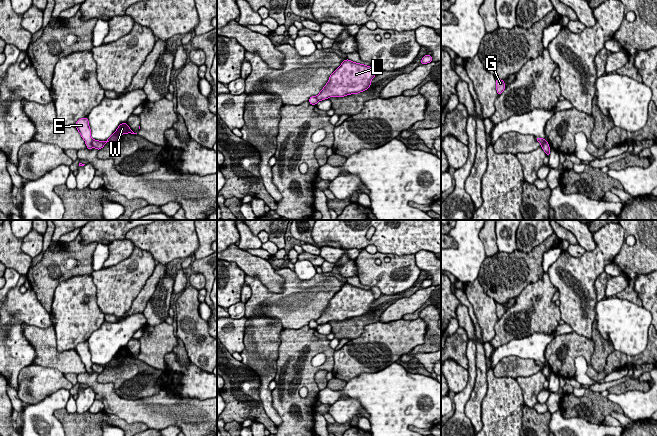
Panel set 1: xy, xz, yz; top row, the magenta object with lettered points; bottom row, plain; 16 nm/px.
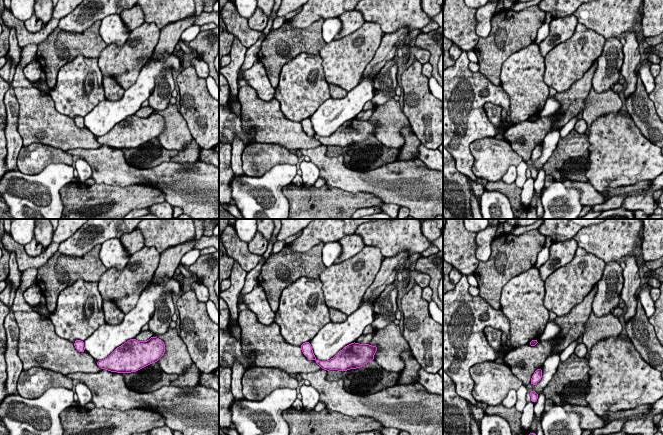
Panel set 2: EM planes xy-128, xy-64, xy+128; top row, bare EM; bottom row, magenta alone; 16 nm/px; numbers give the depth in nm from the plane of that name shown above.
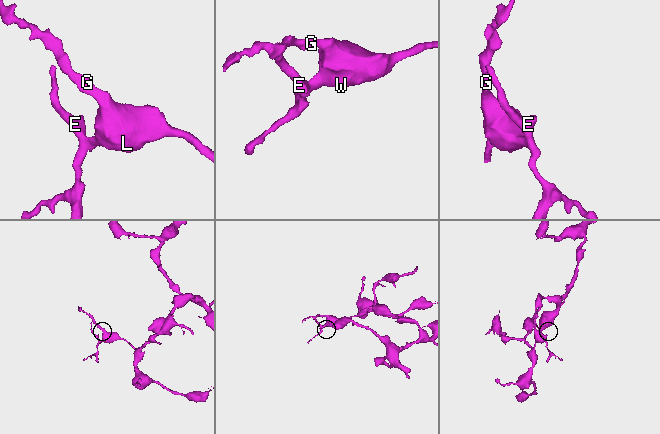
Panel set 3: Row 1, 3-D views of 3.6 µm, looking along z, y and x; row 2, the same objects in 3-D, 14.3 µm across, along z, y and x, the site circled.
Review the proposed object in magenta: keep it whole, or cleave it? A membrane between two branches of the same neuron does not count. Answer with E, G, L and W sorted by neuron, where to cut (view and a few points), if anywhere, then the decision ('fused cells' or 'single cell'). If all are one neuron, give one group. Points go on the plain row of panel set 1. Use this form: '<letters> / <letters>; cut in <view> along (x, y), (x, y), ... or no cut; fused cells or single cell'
E / G L W; cut in xy along (93, 363), (92, 370); fused cells

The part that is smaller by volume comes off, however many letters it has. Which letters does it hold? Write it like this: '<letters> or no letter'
E

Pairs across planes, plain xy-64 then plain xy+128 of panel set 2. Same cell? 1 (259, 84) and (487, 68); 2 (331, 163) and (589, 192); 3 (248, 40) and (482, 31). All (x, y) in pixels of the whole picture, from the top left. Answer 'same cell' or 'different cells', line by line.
1: different cells
2: same cell
3: different cells

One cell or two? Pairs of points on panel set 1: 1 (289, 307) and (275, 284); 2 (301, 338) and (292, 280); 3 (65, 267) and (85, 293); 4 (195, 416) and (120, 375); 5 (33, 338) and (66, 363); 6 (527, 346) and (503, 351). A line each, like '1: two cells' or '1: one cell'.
1: two cells
2: two cells
3: two cells
4: two cells
5: one cell
6: one cell

